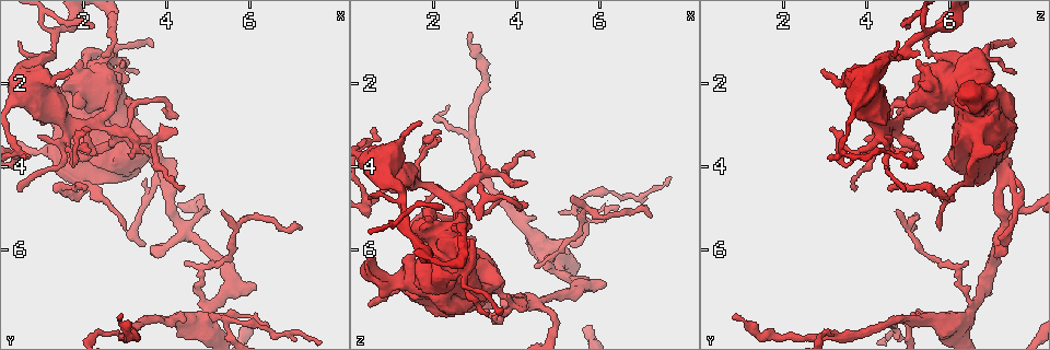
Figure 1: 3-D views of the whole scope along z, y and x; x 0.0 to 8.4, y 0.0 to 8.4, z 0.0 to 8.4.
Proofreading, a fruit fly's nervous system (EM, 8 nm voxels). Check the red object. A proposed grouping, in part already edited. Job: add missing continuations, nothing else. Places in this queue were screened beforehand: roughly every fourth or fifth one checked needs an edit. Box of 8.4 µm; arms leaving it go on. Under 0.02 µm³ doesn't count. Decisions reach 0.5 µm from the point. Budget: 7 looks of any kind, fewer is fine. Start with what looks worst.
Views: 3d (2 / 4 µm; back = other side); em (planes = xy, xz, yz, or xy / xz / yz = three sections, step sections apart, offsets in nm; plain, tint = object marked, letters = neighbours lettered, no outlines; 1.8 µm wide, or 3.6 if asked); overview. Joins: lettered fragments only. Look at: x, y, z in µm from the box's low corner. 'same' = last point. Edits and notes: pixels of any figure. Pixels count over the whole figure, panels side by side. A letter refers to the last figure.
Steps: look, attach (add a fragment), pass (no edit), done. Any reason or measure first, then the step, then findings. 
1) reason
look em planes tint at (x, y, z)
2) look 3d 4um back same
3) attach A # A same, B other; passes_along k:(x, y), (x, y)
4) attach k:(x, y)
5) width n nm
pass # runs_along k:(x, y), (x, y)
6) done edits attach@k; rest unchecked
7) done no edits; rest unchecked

an open end
look 3d 4um at (2.85, 7.55, 0.75)

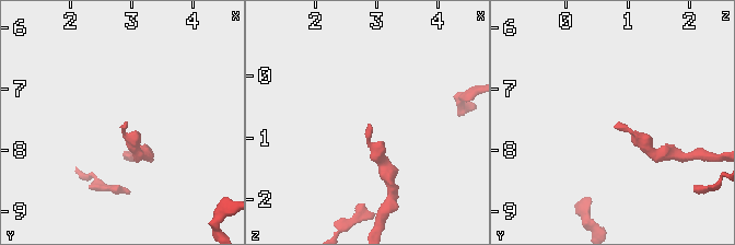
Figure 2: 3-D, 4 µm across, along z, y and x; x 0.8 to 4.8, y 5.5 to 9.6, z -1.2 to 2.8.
look em xz step 4 letters at (2.90, 7.60, 0.75)

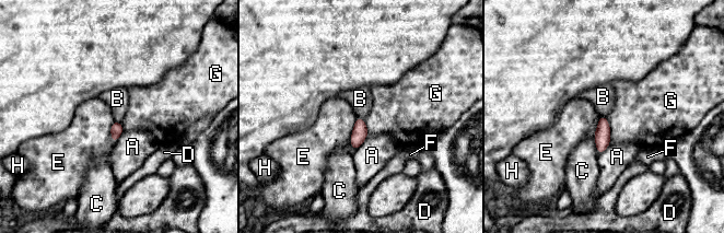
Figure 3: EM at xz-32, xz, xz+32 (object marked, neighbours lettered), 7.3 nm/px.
pass # A other, B other, C other, D other, E other, F other, G other, H other; border 3:(115, 120), (120, 124); none of them fits

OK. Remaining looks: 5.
touches itself
look em 3.6um planes tint at (2.45, 1.50, 5.80)

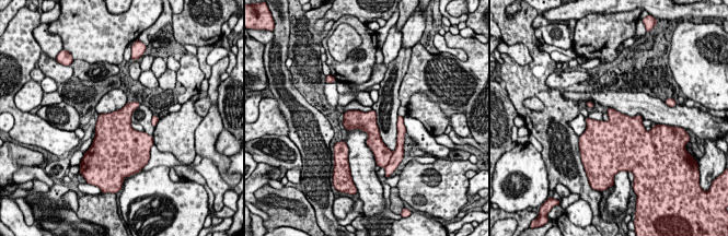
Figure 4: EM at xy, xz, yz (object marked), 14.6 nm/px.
look em 3.6um planes letters same

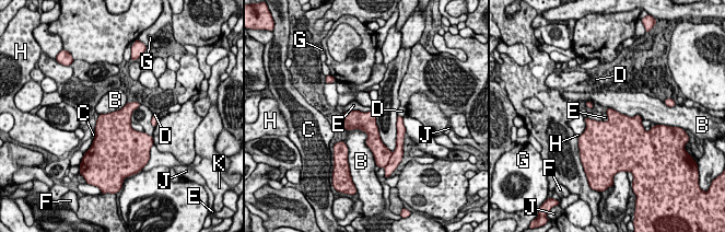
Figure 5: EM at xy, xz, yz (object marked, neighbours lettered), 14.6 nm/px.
pass # B other, C other, D other, E other, F other, G other, H other, J other, K other; no lettered fragment goes on from it

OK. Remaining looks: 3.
sharp bend
look 3d 2um at (1.75, 3.65, 3.70)

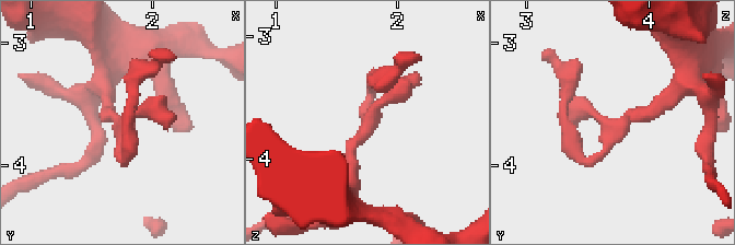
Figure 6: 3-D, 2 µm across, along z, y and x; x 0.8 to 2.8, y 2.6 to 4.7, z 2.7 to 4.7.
shape alone is not enough
look em planes letters at (1.76, 3.72, 3.74)

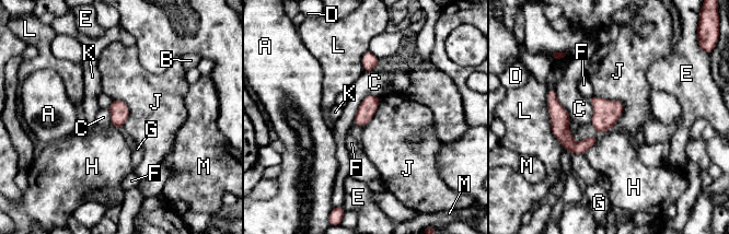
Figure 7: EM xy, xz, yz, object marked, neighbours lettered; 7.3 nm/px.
width 130 nm
pass # A other, B other, C other, D other, E other, F other, G other, H other, J other, K other, L other, M other; border 7:(596, 95), (622, 103), (613, 127); none of them fits

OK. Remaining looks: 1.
done no edits; rest unchecked

